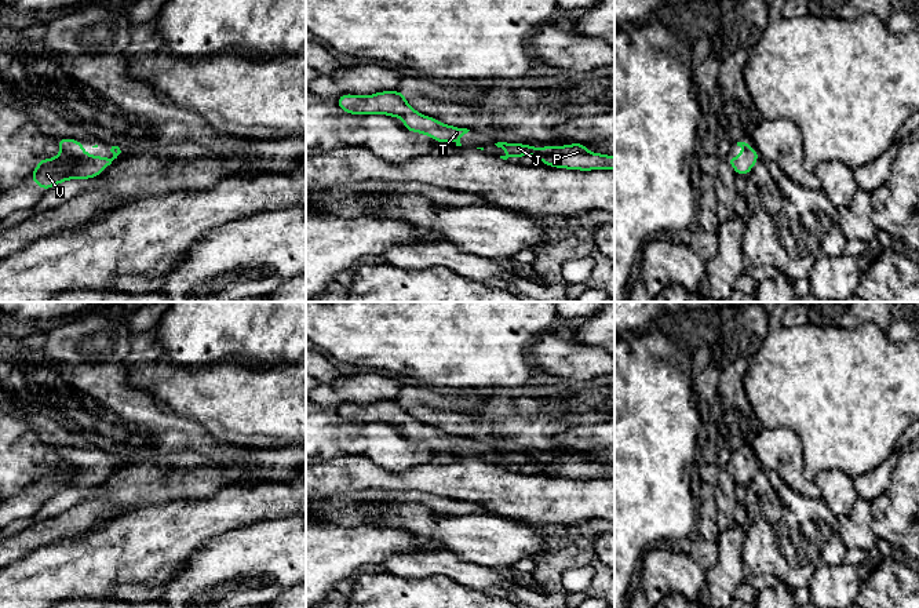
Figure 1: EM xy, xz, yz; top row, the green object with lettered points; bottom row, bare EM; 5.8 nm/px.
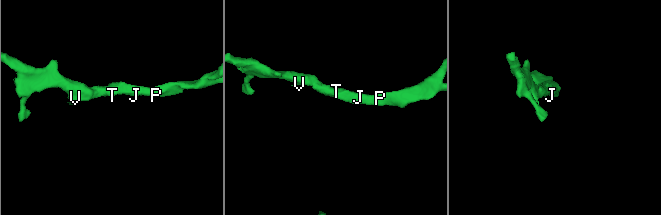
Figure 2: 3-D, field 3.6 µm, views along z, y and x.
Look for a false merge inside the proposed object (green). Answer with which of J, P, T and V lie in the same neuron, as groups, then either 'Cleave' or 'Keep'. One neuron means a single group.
Groups: J P T V. Keep

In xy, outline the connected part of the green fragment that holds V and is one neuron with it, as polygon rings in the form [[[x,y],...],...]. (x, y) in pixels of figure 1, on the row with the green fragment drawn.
[[[61,138],[55,141],[61,149],[61,154],[54,159],[41,159],[30,174],[30,179],[40,189],[50,190],[55,185],[69,179],[95,178],[121,153],[118,146],[112,146],[112,159],[92,156],[84,153],[84,146],[77,139]]]

